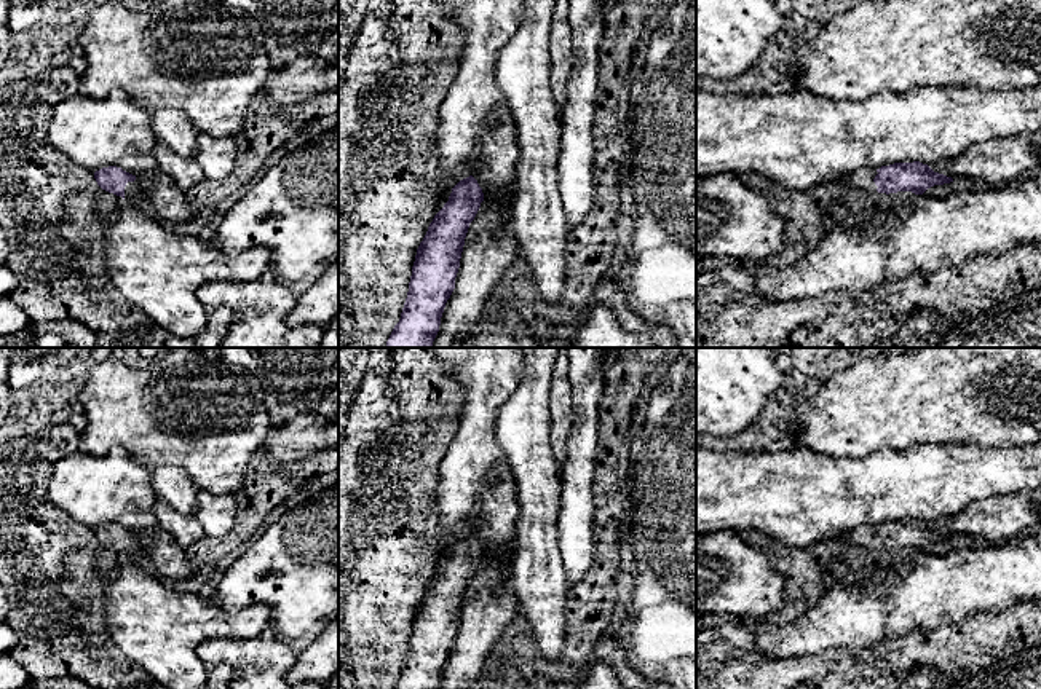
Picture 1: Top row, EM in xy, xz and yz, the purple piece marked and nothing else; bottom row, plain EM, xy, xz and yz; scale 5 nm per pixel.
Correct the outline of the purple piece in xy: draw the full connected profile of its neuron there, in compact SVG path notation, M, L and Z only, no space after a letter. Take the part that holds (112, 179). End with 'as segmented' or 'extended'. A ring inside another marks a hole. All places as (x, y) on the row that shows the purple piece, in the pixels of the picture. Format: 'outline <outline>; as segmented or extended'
outline M117 166L96 171L94 179L102 190L121 196L125 201L142 193L136 175Z; extended

